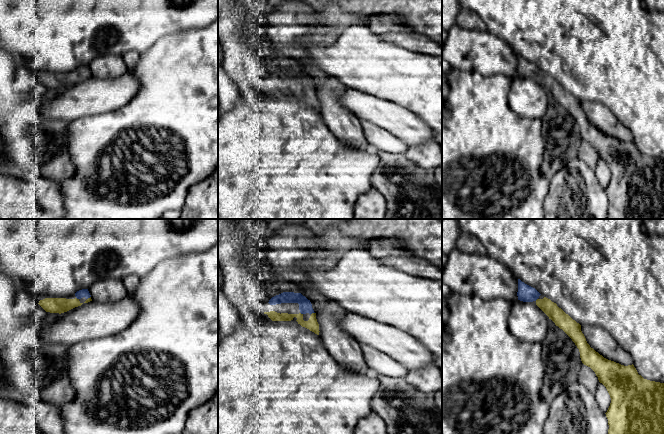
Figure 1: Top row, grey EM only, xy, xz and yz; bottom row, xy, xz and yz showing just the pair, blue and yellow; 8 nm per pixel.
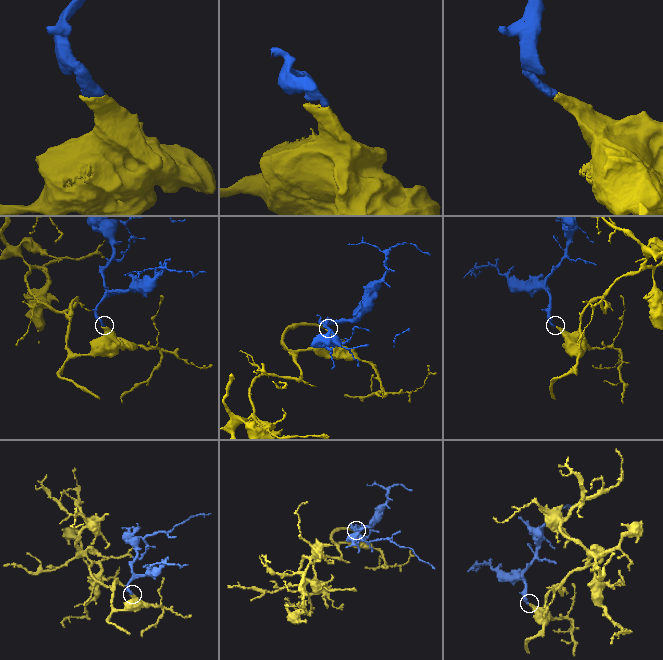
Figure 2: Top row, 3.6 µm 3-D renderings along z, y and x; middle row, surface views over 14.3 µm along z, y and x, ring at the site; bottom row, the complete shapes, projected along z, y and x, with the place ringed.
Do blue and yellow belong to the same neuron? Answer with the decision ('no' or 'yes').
yes

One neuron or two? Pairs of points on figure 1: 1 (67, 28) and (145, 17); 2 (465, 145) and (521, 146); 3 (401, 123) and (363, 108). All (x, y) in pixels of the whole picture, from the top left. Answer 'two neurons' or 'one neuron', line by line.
1: one neuron
2: one neuron
3: one neuron

